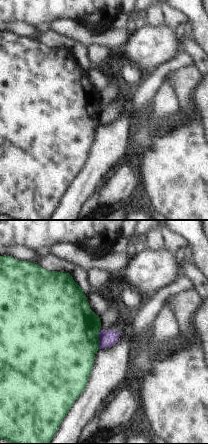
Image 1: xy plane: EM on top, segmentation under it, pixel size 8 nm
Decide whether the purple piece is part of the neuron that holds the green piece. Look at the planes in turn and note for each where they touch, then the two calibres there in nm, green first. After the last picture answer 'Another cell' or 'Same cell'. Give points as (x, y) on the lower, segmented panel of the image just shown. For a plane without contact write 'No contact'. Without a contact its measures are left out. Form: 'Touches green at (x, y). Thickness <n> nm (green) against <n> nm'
Touches green at (98, 339). Thickness 500 nm (green) against 140 nm.

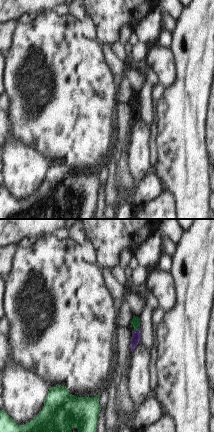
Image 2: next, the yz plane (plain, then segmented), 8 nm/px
Touches green at (135, 329). Thickness 70 nm (green) against 90 nm.

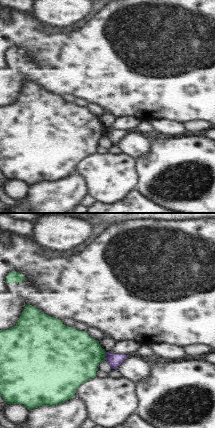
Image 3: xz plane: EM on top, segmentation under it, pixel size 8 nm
Touches green at (105, 356). Thickness 400 nm (green) against 110 nm.

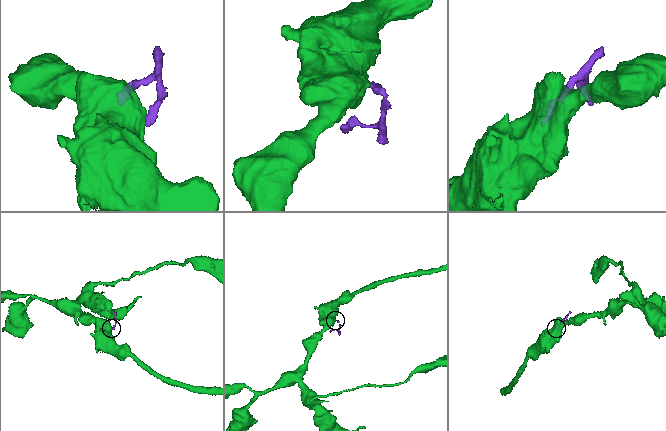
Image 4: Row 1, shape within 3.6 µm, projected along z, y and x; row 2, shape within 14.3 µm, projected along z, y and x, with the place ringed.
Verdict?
Another cell.

